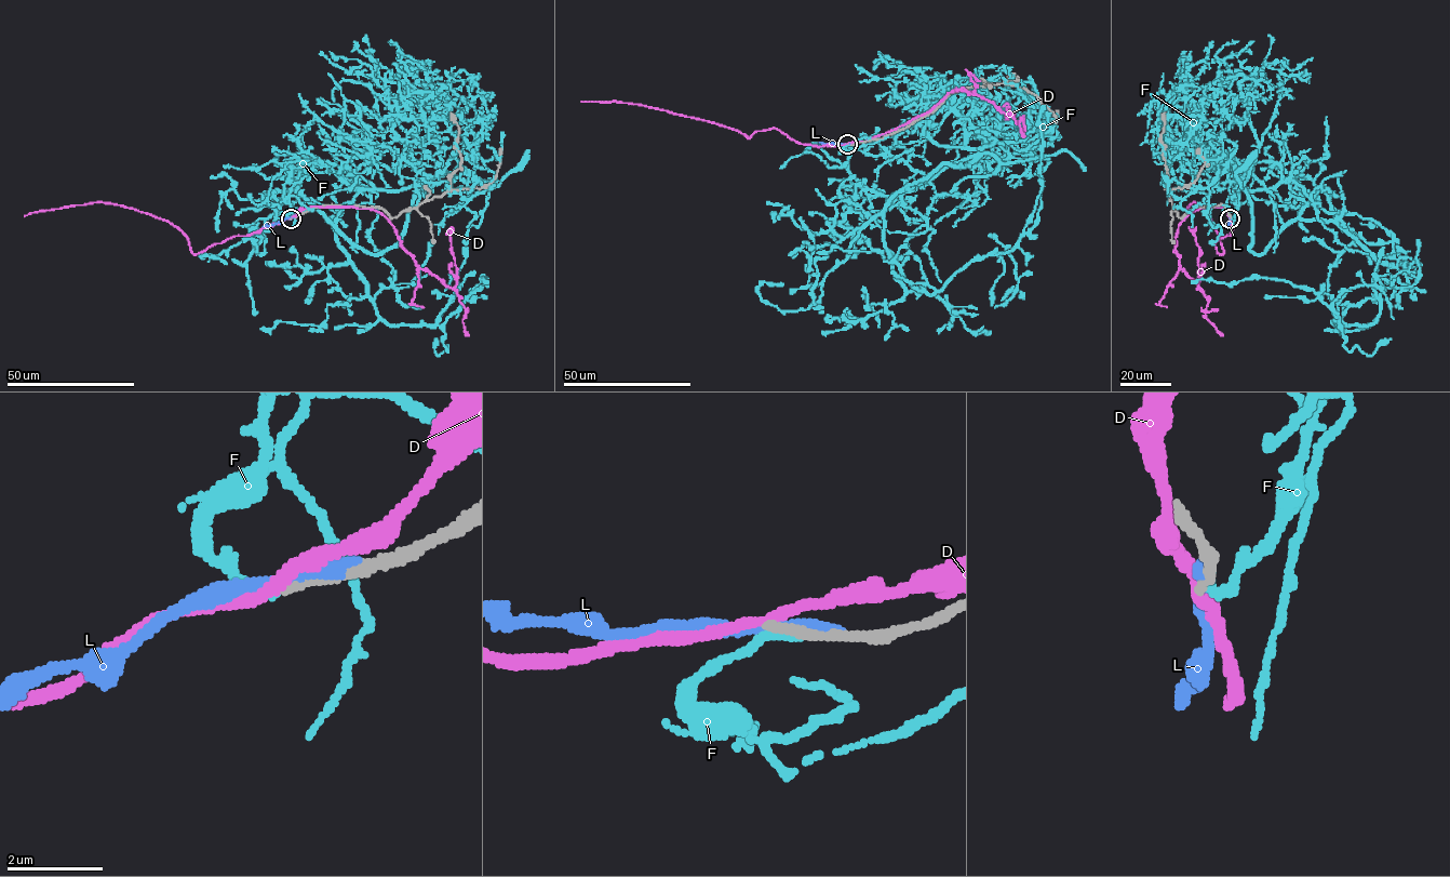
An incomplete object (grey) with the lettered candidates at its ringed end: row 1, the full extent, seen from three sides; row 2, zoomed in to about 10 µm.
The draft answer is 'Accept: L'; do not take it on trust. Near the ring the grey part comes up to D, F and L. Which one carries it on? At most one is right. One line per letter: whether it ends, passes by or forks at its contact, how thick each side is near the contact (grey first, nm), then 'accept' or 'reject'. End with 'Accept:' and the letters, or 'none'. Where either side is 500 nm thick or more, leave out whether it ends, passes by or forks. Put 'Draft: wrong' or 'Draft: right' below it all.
D: it passes by | 240/240 nm | reject
F: it ends | 320/200 nm | reject
L: it ends | 320/340 nm | reject
Accept: none
Draft: wrong

